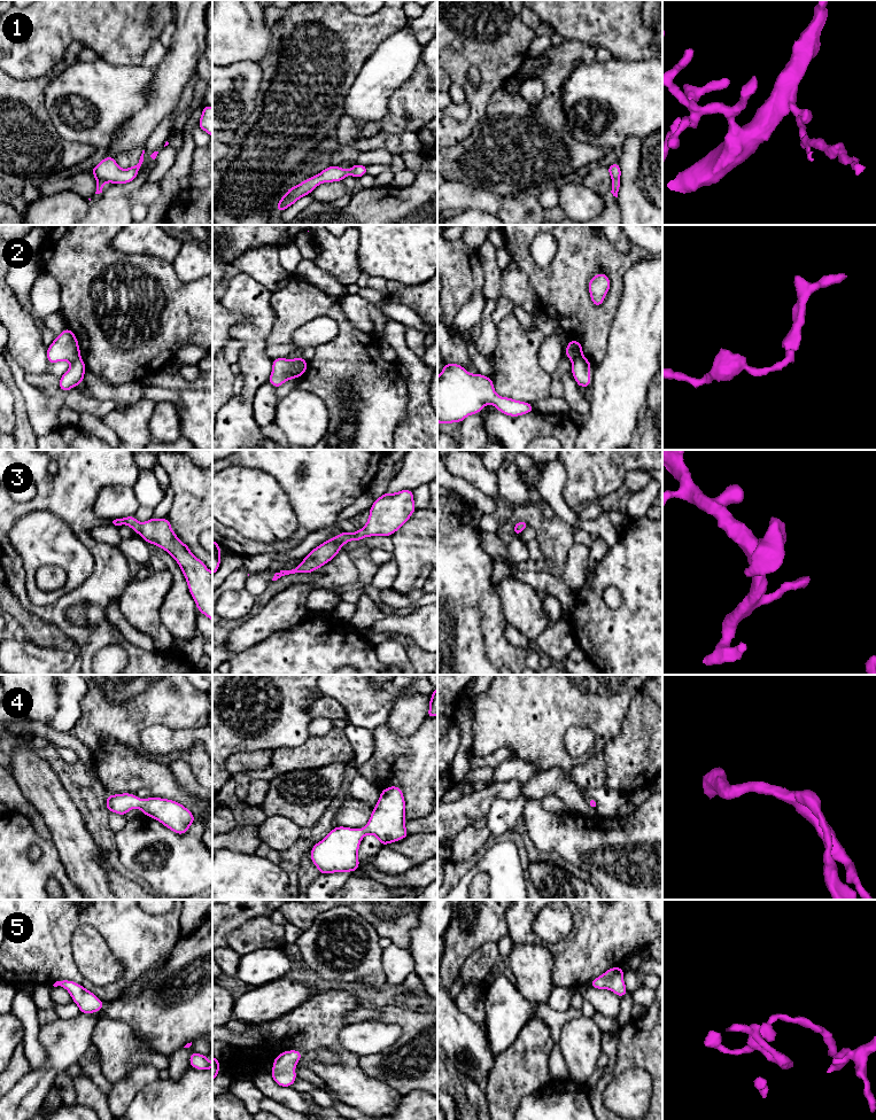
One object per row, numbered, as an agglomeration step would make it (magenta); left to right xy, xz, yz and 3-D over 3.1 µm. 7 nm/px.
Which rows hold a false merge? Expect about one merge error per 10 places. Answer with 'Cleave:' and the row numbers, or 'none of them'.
Cleave: 2

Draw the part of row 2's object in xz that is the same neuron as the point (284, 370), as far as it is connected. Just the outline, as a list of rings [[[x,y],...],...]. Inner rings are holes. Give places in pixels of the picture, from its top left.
[[[302,357],[295,359],[277,358],[272,360],[272,373],[269,382],[276,388],[281,387],[284,382],[299,378],[299,368],[305,360]]]

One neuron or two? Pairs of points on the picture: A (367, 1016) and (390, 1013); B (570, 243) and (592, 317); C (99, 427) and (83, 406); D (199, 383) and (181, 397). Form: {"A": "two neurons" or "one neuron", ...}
{"A": "two neurons", "B": "one neuron", "C": "two neurons", "D": "two neurons"}

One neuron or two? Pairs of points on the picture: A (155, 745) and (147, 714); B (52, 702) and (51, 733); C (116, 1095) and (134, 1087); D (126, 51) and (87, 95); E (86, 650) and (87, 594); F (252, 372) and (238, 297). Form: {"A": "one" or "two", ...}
{"A": "two", "B": "two", "C": "one", "D": "two", "E": "one", "F": "one"}

